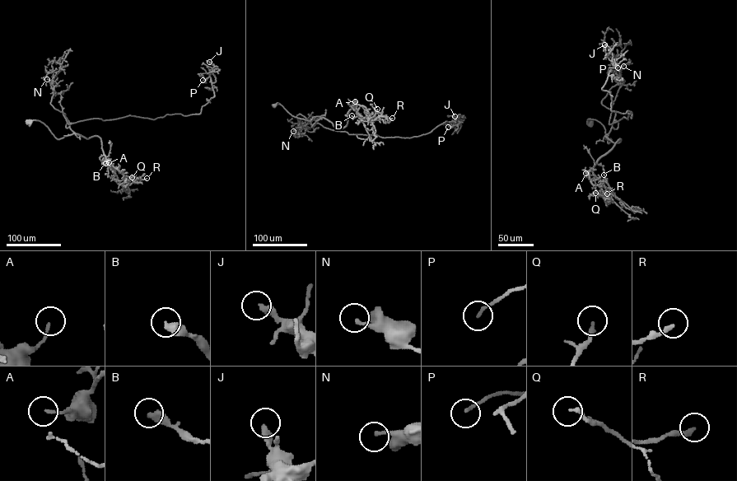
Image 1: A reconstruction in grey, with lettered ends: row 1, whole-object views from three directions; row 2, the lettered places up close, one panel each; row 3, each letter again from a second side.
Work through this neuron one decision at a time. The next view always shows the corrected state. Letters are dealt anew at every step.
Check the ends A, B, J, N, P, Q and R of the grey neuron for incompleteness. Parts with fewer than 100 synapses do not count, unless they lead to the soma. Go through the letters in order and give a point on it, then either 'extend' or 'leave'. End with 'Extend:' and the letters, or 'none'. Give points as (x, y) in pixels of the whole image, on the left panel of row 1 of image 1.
A: place (109, 162); leave
B: place (105, 163); leave
J: place (209, 62); leave
N: place (47, 79); leave
P: place (202, 80); leave
Q: place (132, 177); leave
R: place (146, 178); leave
Extend: none

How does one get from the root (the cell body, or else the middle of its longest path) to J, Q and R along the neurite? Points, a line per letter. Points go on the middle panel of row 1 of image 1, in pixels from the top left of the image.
J: (275, 105), (319, 116), (312, 127), (384, 137), (426, 134), (454, 116)
Q: (275, 105), (310, 122), (323, 117), (338, 128), (347, 125), (352, 105), (363, 105), (370, 118), (377, 109)
R: (275, 105), (310, 122), (323, 117), (338, 128), (347, 125), (355, 105), (366, 108), (371, 121), (392, 118)

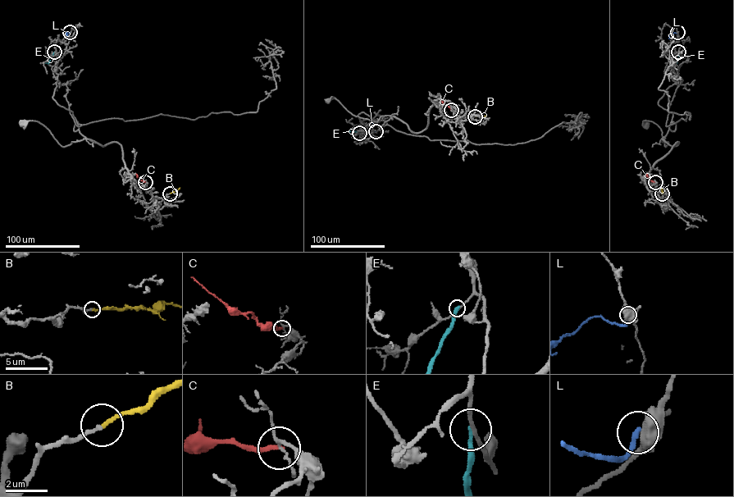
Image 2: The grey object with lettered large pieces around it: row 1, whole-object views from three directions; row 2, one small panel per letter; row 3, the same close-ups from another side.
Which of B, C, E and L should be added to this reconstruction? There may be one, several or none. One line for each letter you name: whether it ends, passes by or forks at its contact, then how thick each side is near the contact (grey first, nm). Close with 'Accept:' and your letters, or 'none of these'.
B: It ends there. Thickness 190 nm (grey) against 200 nm
Accept: B

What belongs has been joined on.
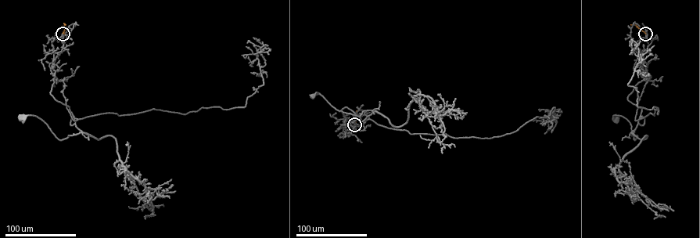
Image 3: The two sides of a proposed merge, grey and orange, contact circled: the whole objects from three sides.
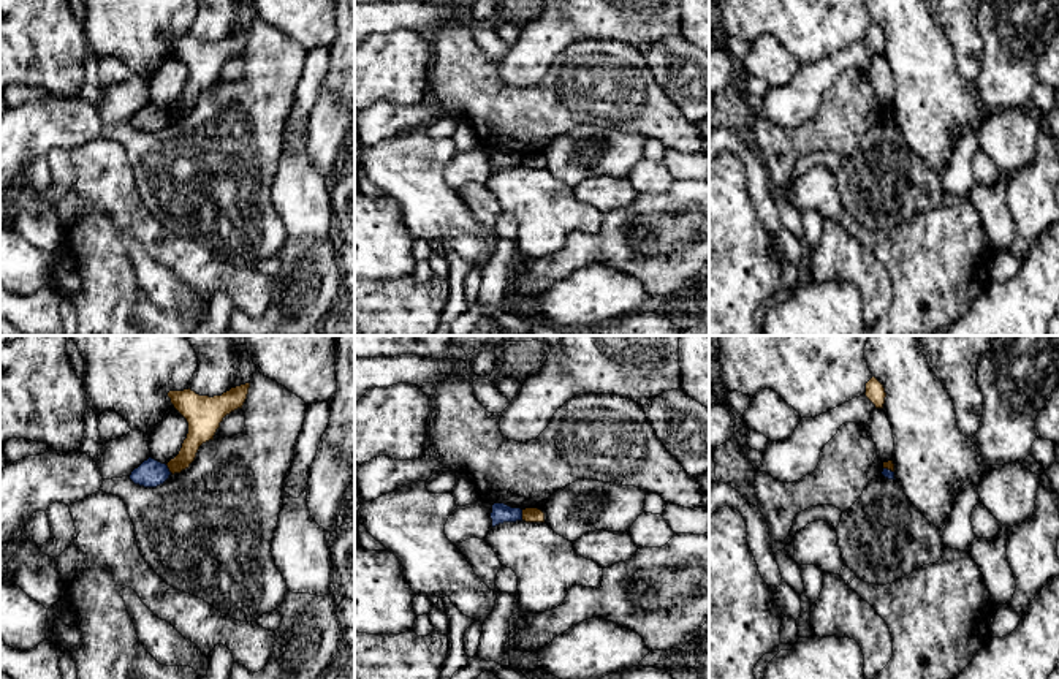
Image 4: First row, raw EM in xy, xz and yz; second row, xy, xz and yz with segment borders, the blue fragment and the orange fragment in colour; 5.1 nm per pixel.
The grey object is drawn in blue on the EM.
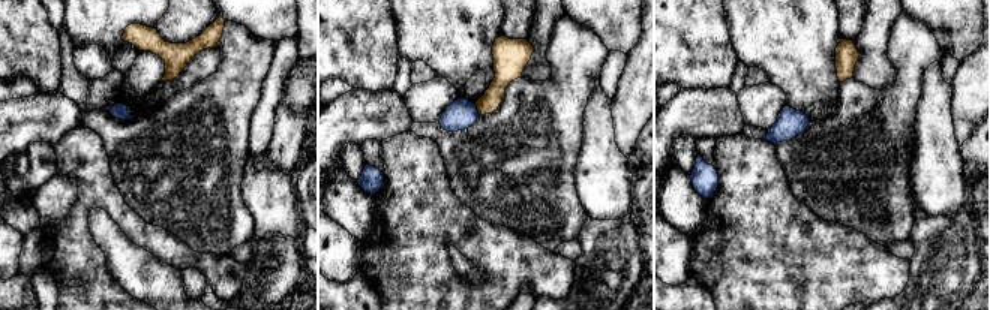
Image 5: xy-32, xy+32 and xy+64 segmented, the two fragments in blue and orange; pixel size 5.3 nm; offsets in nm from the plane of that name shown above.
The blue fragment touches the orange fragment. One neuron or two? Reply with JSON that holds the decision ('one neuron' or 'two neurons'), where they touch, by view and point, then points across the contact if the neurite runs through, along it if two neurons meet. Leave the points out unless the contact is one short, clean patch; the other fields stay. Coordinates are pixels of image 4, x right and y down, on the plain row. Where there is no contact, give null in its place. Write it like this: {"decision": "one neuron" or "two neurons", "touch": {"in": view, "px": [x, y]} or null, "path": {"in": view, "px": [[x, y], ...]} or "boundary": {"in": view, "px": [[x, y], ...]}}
{"decision": "two neurons", "touch": {"in": "xz", "px": [521, 160]}, "boundary": {"in": "xz", "px": [[521, 155], [523, 165]]}}

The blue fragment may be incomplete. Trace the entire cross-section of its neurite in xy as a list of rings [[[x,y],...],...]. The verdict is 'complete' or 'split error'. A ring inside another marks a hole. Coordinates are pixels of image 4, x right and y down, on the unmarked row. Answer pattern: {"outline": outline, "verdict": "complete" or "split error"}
{"outline": [[[152,103],[144,106],[138,114],[130,120],[130,125],[135,130],[144,133],[157,133],[169,123],[171,117],[166,109],[161,109]]], "verdict": "complete"}

